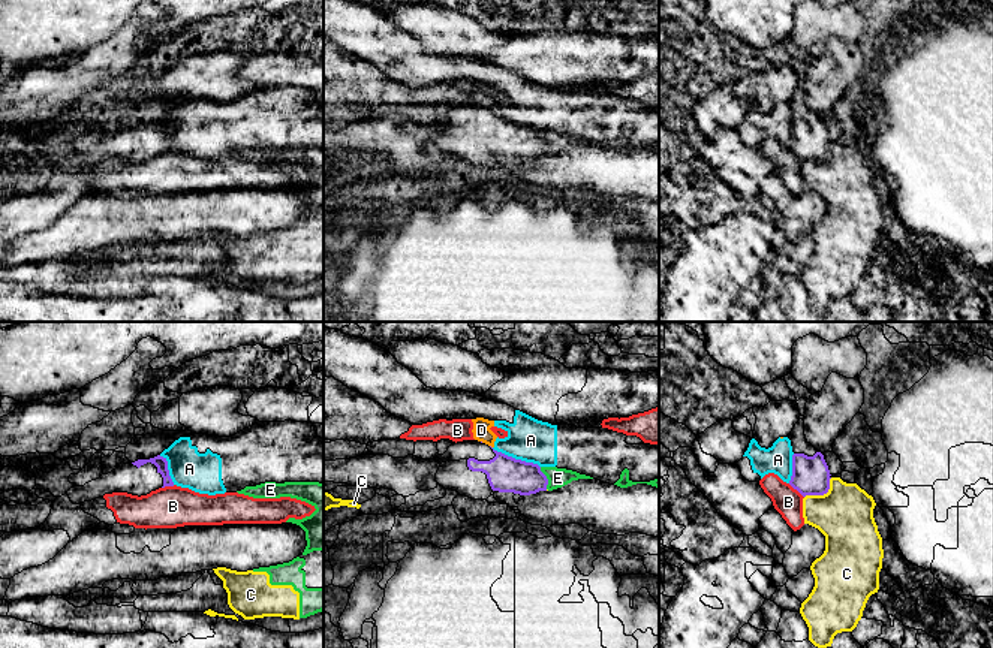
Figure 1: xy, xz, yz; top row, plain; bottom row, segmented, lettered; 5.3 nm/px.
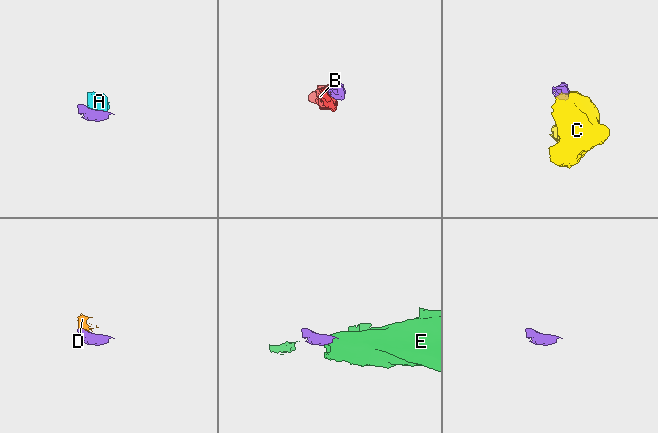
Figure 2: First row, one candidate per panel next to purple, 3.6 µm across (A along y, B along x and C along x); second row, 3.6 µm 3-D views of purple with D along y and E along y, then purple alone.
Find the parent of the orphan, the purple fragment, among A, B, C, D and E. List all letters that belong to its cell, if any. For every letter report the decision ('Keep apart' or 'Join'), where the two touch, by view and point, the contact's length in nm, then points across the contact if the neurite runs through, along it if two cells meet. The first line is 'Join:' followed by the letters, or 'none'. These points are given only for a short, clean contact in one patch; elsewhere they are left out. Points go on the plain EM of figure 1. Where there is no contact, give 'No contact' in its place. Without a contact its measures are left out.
Join: none
A: Keep apart. Touches purple at xz (514, 123). Shared border 280 nm. Boundary: xz (492, 112), (515, 123), (532, 126), (539, 132)
B: Keep apart. Touches purple at yz (796, 153). Shared border 120 nm. Boundary: yz (788, 148), (803, 162)
C: Keep apart. Touches purple at yz (823, 159). Shared border 190 nm. Boundary: yz (831, 142), (830, 153), (826, 157), (808, 159), (805, 162)
D: Keep apart. No contact
E: Keep apart. Touches purple at xz (545, 142). Shared border 130 nm. Boundary: xz (539, 132), (547, 144), (547, 153)

